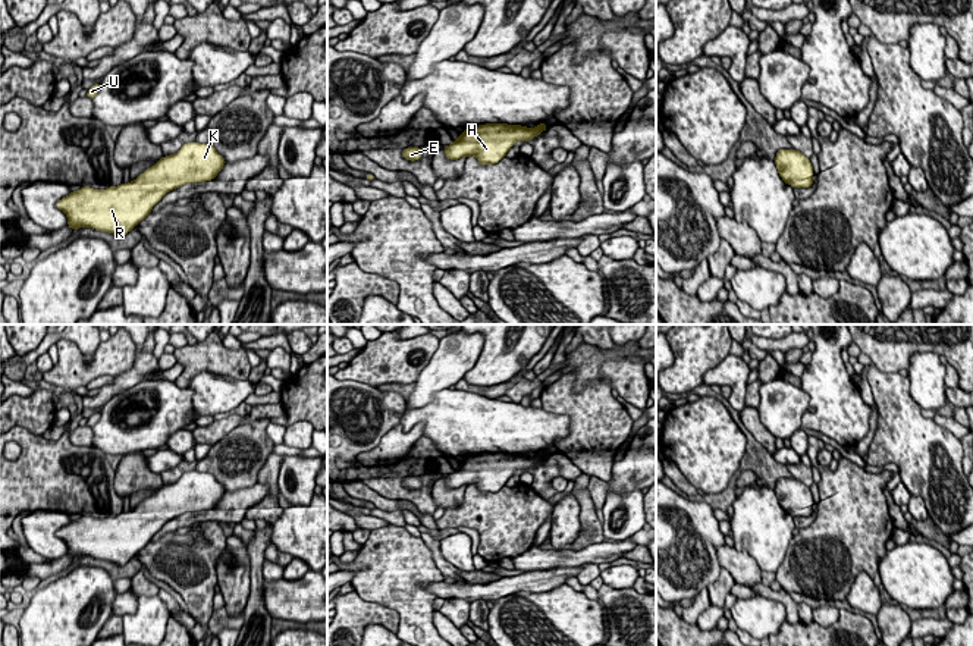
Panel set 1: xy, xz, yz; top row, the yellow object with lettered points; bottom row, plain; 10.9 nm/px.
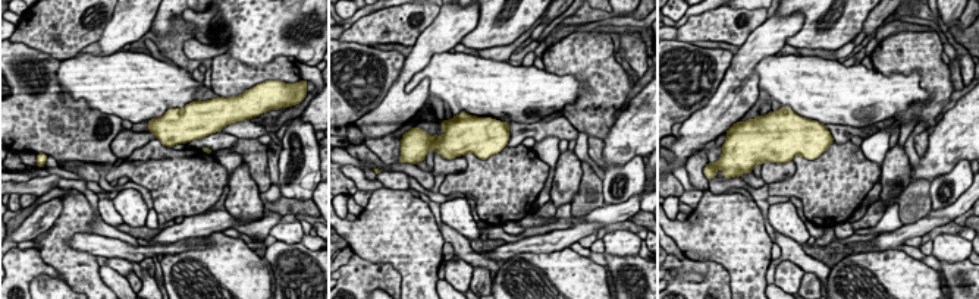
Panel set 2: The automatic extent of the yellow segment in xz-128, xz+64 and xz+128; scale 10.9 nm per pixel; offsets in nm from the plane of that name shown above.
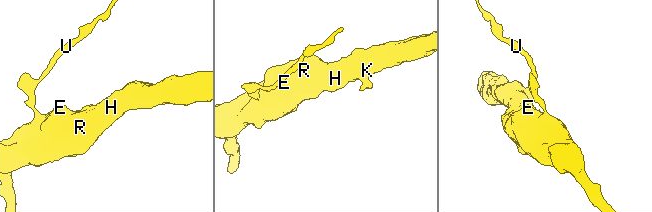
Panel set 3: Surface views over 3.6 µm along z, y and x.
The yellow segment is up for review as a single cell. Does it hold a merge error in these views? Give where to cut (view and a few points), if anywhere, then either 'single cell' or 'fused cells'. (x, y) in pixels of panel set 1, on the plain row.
no cut; single cell

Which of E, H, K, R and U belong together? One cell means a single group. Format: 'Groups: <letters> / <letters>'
Groups: E H K R U

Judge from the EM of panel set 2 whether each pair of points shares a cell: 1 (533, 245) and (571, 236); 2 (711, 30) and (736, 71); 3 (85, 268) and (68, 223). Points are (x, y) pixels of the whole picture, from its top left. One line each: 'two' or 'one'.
1: one
2: two
3: one

